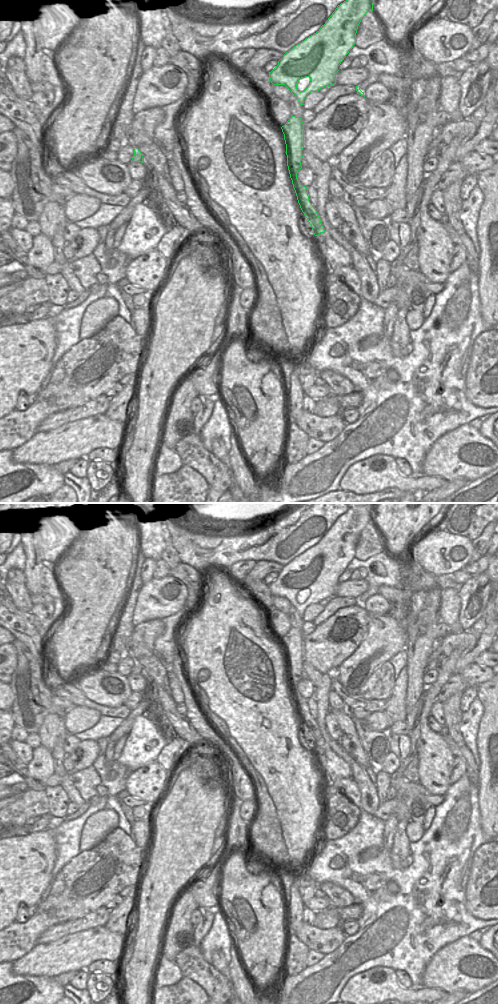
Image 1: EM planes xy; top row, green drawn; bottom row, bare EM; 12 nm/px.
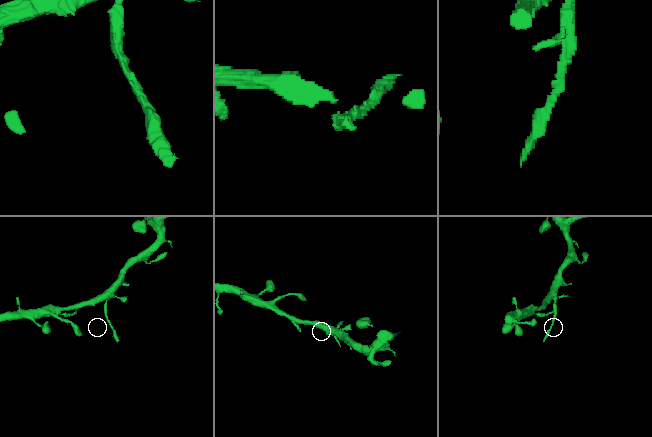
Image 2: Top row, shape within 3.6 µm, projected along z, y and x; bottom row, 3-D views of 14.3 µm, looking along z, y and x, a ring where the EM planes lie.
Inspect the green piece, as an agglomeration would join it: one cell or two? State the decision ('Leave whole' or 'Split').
Split.

